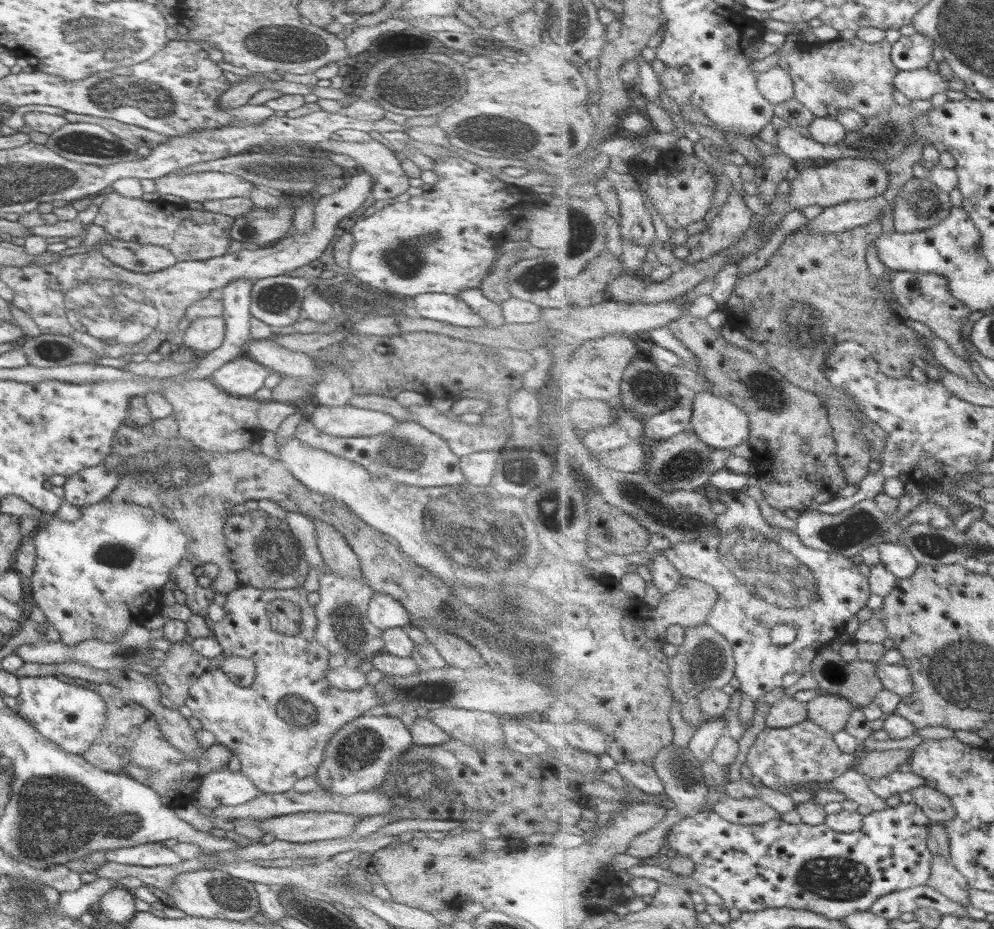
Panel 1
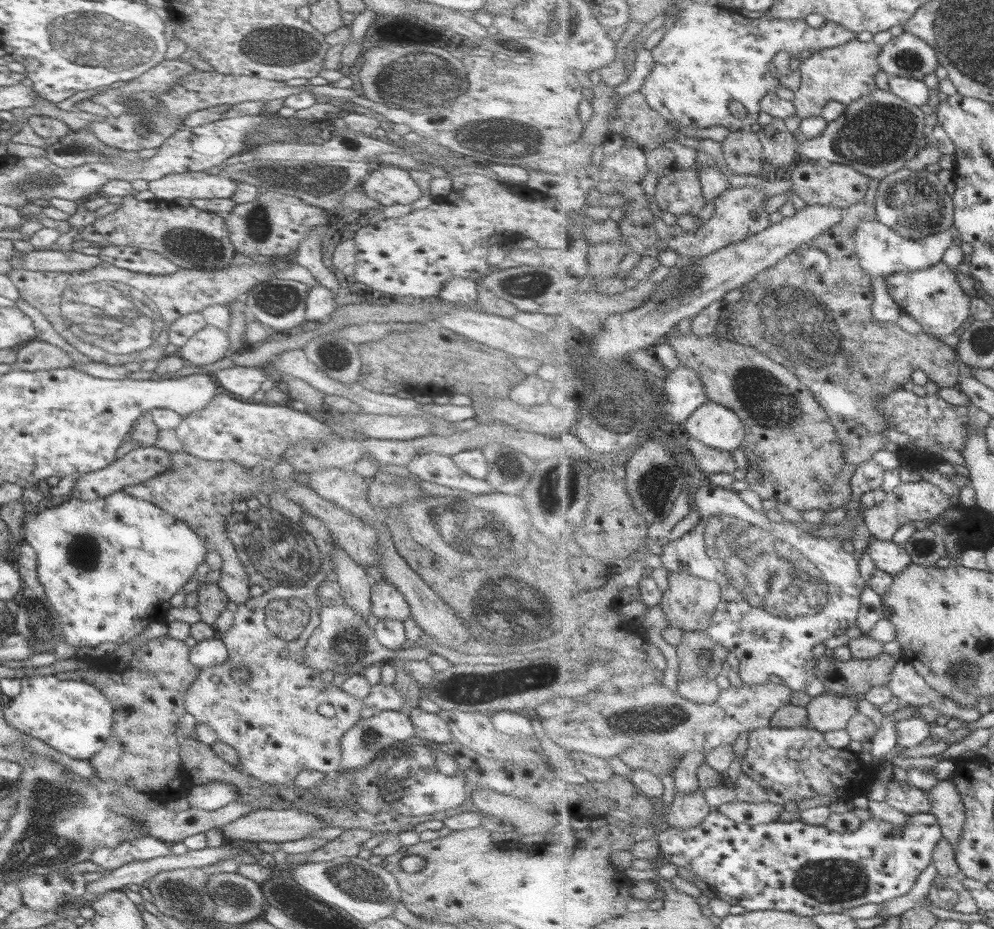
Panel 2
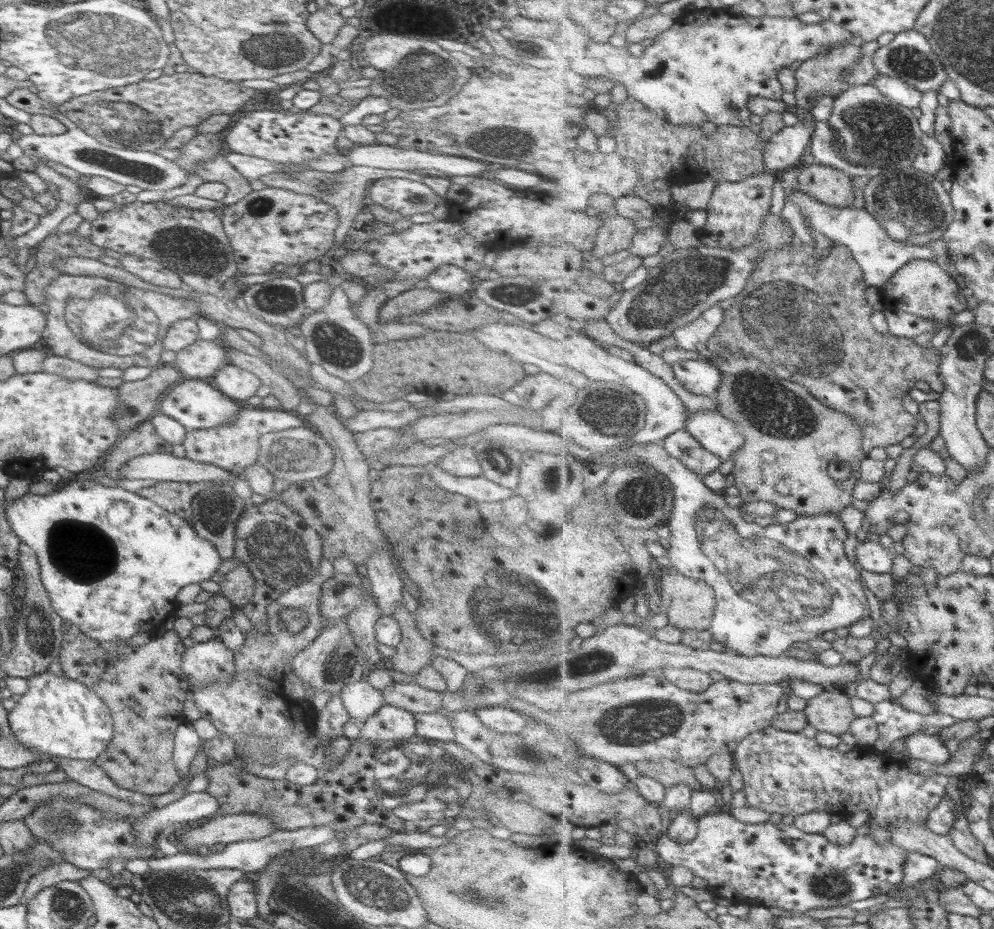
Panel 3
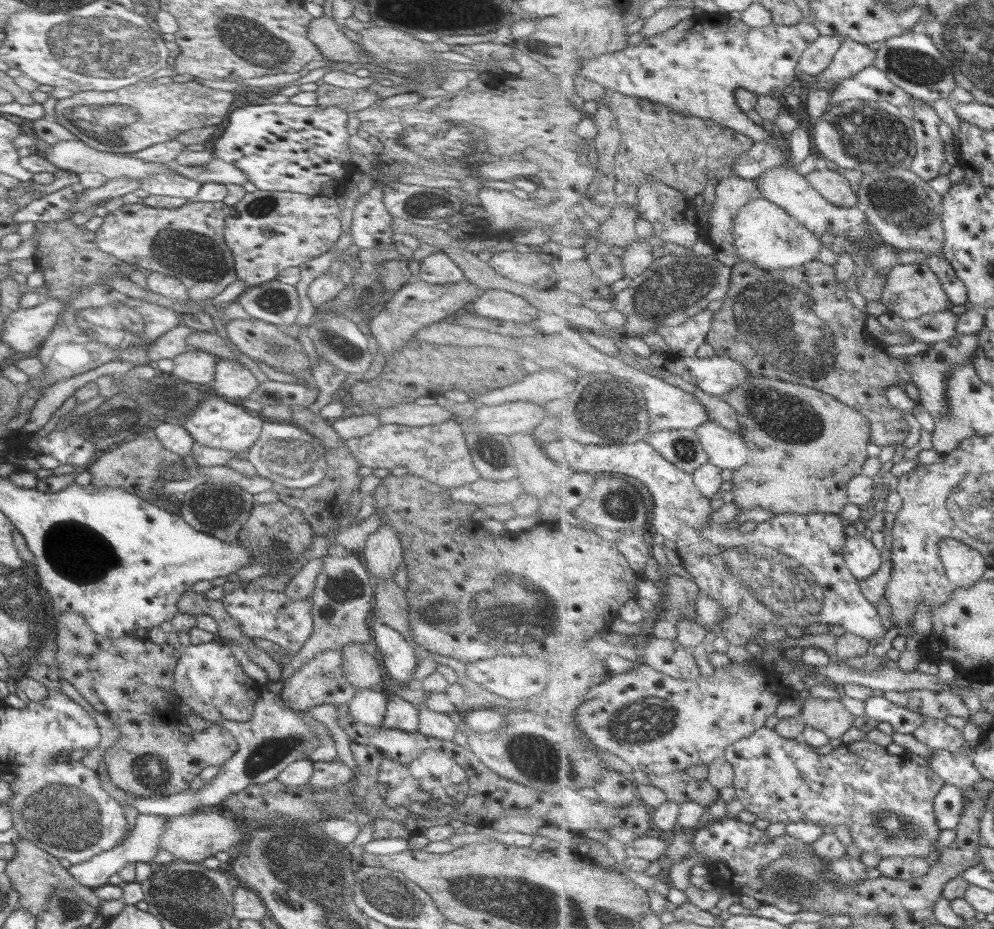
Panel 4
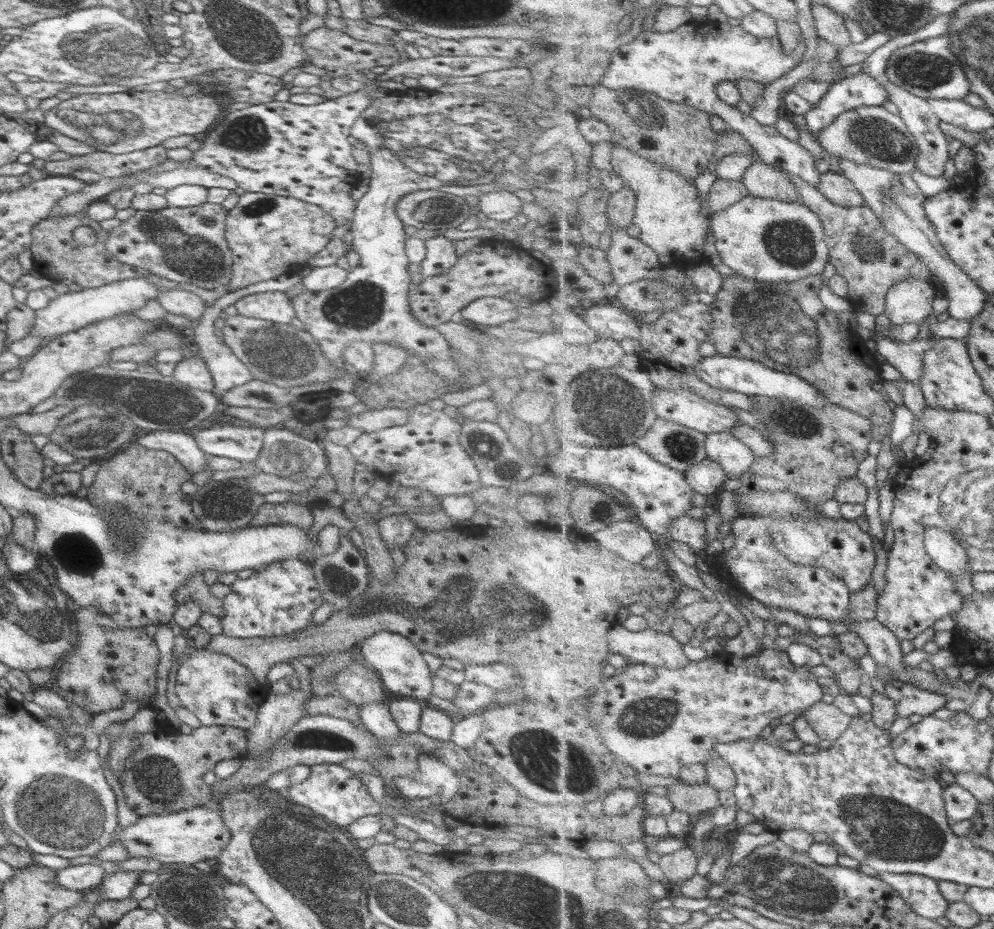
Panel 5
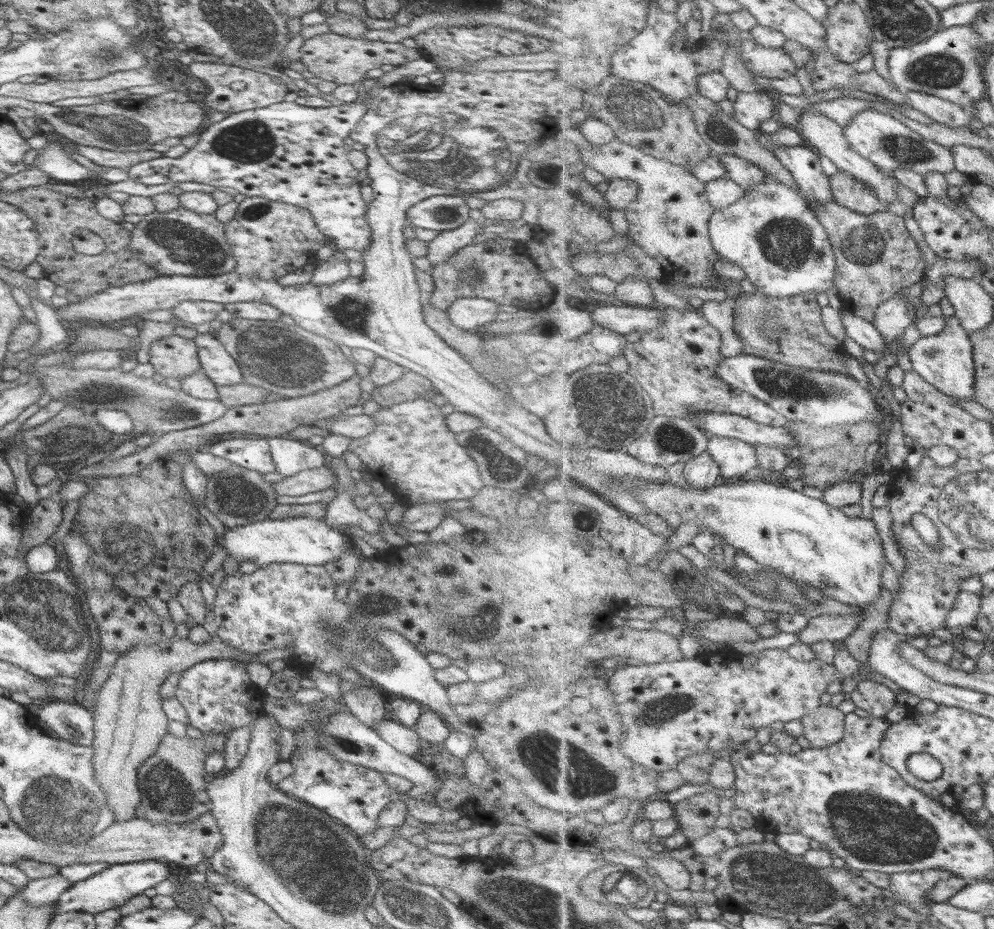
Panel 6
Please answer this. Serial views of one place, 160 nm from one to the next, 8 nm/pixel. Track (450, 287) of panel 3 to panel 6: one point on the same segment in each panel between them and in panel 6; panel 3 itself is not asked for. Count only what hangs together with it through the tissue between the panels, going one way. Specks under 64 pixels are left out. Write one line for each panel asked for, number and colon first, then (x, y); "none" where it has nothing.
4: (437, 268)
5: (440, 256)
6: (442, 247)

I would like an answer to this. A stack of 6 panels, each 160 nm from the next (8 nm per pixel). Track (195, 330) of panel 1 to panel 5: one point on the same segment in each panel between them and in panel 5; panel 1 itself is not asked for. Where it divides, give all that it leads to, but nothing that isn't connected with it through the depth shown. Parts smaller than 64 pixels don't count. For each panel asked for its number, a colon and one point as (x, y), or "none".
2: (208, 345)
3: (201, 358)
4: (198, 367)
5: (193, 373)

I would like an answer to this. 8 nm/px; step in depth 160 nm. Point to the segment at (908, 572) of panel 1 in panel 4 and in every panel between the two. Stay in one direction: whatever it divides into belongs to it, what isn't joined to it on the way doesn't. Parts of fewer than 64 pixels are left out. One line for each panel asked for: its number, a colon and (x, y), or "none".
2: (890, 557)
3: (872, 556)
4: (861, 556)

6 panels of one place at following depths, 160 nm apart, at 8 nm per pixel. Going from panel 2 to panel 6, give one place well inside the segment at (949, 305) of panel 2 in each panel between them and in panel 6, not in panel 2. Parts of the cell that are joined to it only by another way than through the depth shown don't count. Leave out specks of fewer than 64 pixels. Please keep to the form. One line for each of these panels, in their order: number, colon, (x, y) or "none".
3: (922, 287)
4: (912, 290)
5: (912, 300)
6: (894, 315)

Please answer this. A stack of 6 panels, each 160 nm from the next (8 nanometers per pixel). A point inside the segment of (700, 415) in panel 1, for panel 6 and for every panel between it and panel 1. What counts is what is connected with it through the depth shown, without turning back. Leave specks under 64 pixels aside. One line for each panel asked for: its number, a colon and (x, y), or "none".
2: (714, 424)
3: (717, 433)
4: (726, 449)
5: (733, 454)
6: (735, 457)

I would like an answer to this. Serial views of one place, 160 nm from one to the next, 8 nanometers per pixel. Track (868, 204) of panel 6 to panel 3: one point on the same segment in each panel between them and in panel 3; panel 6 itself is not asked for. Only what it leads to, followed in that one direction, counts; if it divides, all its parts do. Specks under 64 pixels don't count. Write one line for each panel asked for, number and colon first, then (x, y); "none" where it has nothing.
3: (829, 185)
4: (836, 188)
5: (840, 189)

